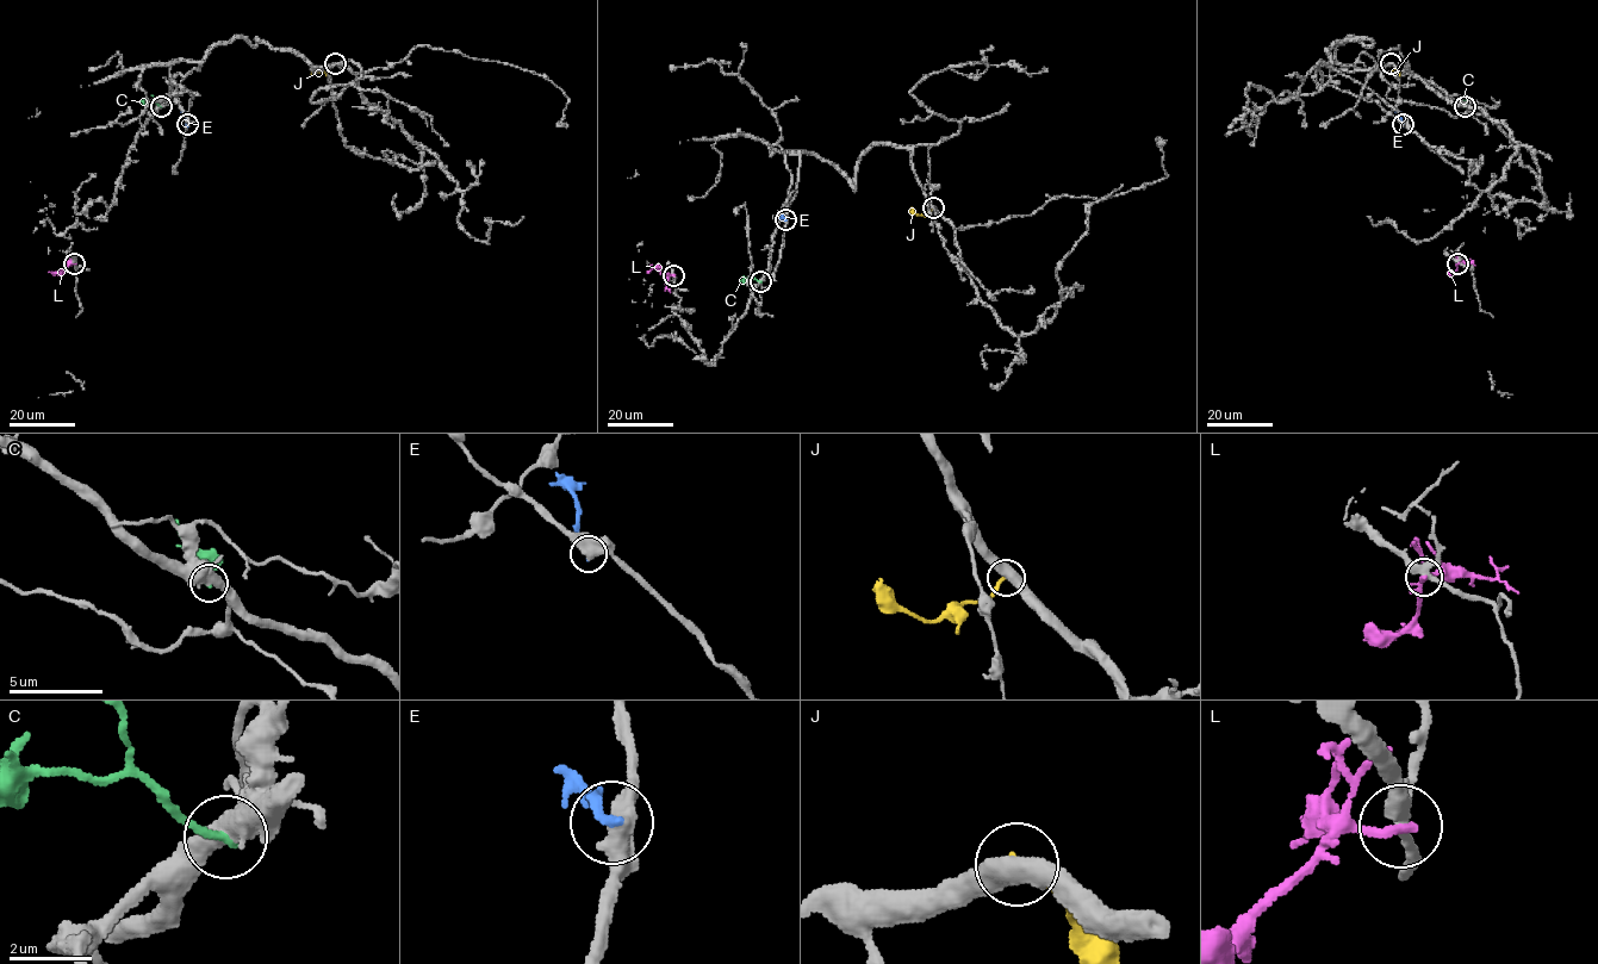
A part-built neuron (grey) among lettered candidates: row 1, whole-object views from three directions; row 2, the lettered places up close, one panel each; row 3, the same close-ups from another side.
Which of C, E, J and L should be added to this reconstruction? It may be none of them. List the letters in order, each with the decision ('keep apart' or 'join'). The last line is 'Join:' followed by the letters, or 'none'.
C: keep apart
E: keep apart
J: keep apart
L: keep apart
Join: none

